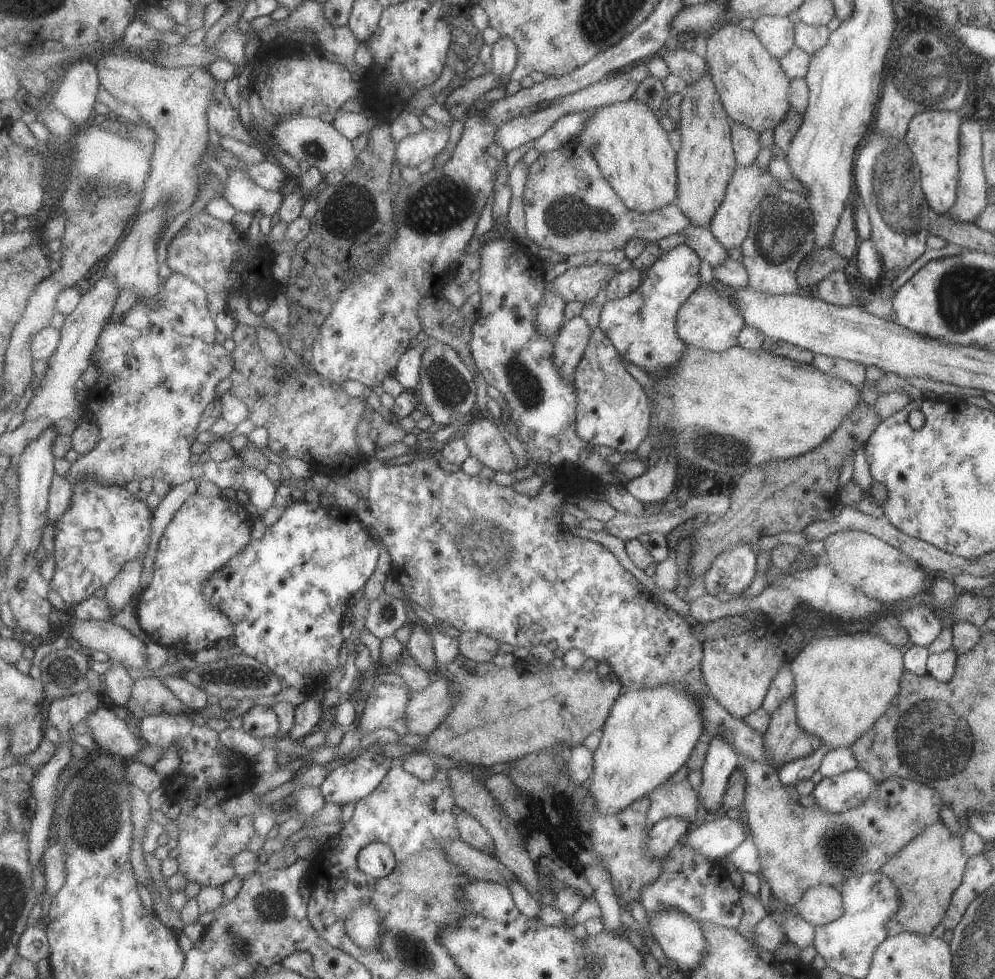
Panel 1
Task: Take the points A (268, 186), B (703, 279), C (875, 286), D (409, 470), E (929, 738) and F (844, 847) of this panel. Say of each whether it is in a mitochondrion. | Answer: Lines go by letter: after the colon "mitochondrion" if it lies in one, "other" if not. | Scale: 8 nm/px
A: other
B: other
C: other
D: other
E: mitochondrion
F: mitochondrion

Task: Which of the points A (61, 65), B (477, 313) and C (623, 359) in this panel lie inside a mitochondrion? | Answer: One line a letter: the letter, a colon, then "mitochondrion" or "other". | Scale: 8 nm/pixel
A: other
B: other
C: other

